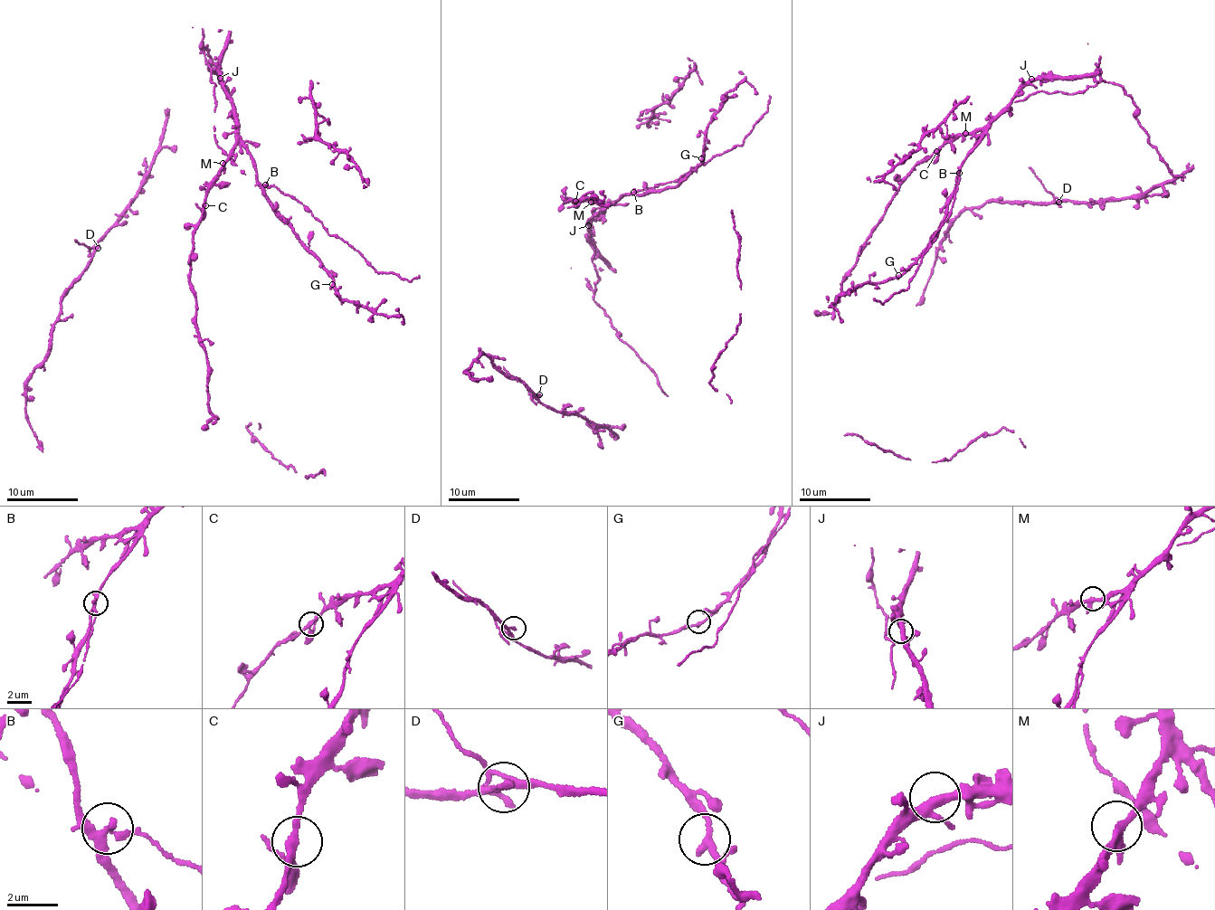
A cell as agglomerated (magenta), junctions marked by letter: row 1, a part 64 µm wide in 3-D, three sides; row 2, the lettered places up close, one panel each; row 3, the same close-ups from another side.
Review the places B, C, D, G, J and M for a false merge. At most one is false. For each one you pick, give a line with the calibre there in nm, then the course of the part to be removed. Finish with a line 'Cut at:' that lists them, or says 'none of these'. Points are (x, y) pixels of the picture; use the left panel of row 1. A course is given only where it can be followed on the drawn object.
Cut at: none of these

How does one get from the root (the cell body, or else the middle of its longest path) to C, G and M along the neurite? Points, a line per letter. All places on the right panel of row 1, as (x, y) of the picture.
C: (1053, 92), (1047, 94), (1031, 84), (1023, 86), (988, 125), (943, 145), (936, 151)
G: (1053, 92), (1047, 94), (1031, 84), (1023, 86), (995, 118), (963, 160), (934, 240), (898, 275)
M: (1053, 92), (1047, 94), (1031, 84), (1023, 86), (988, 125), (965, 133)

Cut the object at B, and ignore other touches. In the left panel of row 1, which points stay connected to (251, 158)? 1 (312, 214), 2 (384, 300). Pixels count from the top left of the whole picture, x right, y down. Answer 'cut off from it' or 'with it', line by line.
1: cut off from it
2: with it

